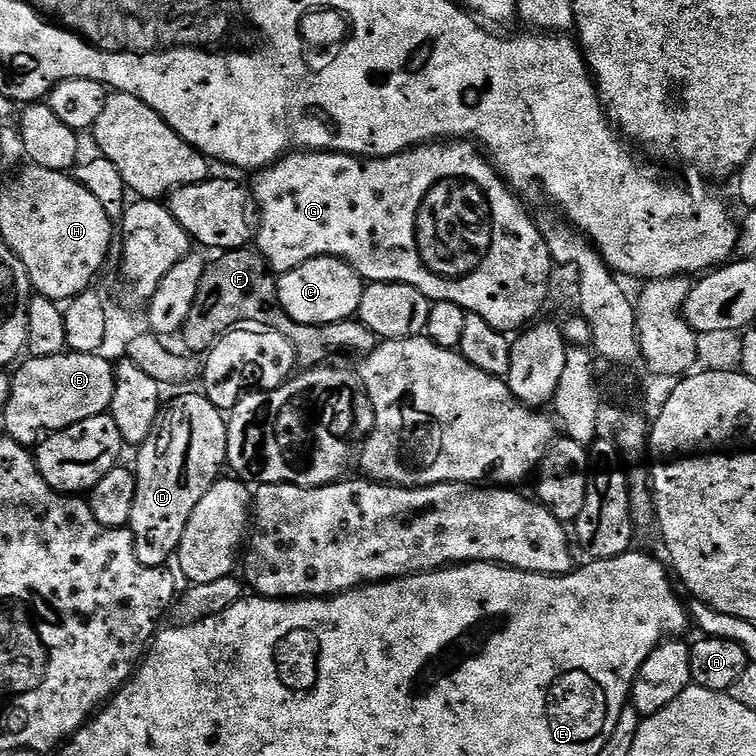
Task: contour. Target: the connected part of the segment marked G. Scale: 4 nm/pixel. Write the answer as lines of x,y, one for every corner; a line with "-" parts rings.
429,142
410,148
407,152
375,158
347,156
341,152
301,150
281,156
276,163
259,169
253,176
256,177
253,178
252,184
250,183
250,196
258,209
258,227
254,232
254,248
264,257
264,261
268,263
268,267
273,273
279,274
294,270
298,266
302,266
302,262
312,260
315,256
339,256
365,282
409,284
421,292
429,302
437,300
454,302
458,306
462,306
465,312
473,312
478,314
478,318
486,318
486,322
490,322
490,326
494,326
494,330
505,334
515,333
517,330
531,325
539,317
536,315
543,310
544,303
548,300
548,283
552,280
554,265
550,250
538,230
533,213
531,211
528,213
520,205
521,197
504,183
499,172
492,167
491,160
475,143

